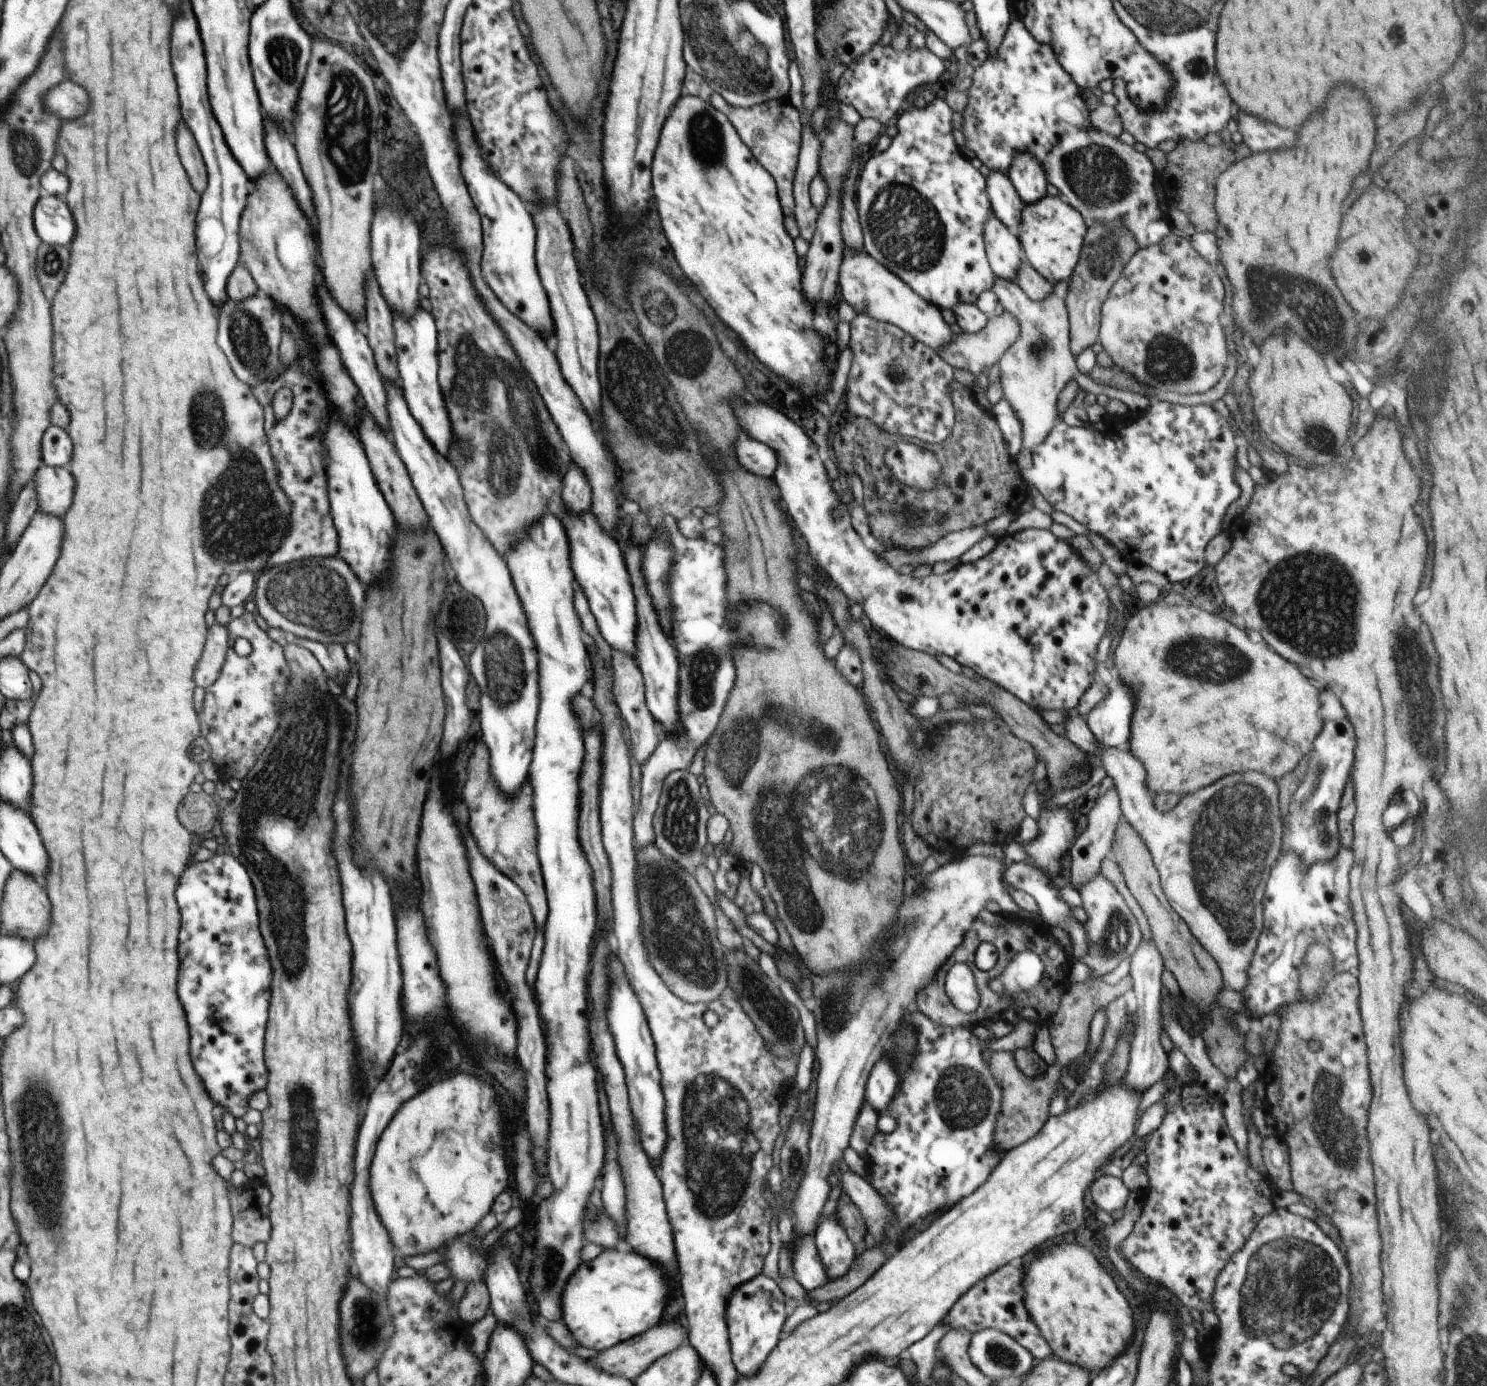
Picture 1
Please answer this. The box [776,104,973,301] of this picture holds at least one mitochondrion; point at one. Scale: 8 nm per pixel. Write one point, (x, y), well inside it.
(906, 228)

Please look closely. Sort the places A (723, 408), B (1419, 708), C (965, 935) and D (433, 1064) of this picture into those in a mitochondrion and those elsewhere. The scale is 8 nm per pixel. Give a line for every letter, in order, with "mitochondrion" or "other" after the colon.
A: other
B: mitochondrion
C: other
D: mitochondrion

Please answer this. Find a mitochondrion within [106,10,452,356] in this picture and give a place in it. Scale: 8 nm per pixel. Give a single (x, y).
(347, 116)

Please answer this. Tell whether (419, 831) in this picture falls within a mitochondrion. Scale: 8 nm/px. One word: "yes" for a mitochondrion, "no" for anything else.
no

